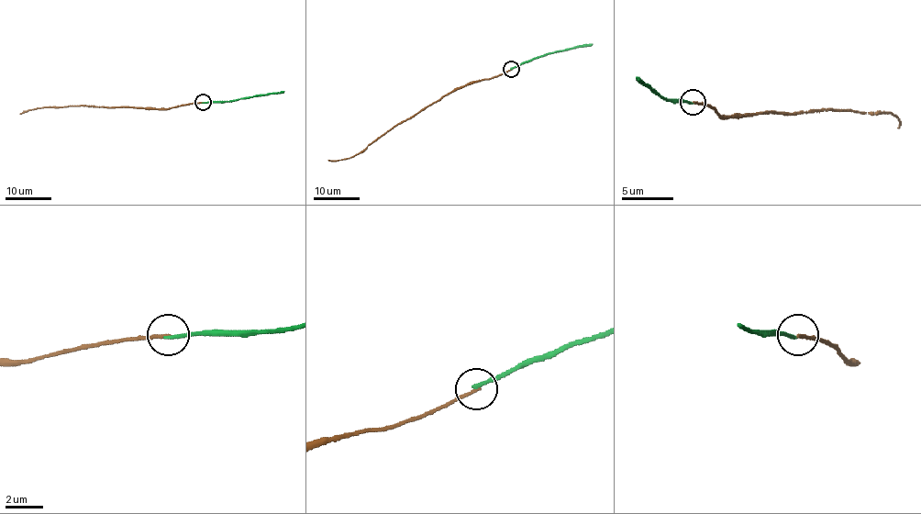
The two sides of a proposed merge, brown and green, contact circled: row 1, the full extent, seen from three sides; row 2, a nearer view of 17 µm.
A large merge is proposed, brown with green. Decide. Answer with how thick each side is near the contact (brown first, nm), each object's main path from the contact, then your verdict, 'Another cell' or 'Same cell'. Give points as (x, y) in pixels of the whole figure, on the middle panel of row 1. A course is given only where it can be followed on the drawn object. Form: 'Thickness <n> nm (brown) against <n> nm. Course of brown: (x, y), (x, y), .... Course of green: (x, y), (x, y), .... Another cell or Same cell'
Thickness 180 nm (brown) against 190 nm. Course of brown: (511, 69), (454, 89), (398, 123), (353, 156), (328, 160). Course of green: (511, 69), (549, 53), (592, 44). Another cell

